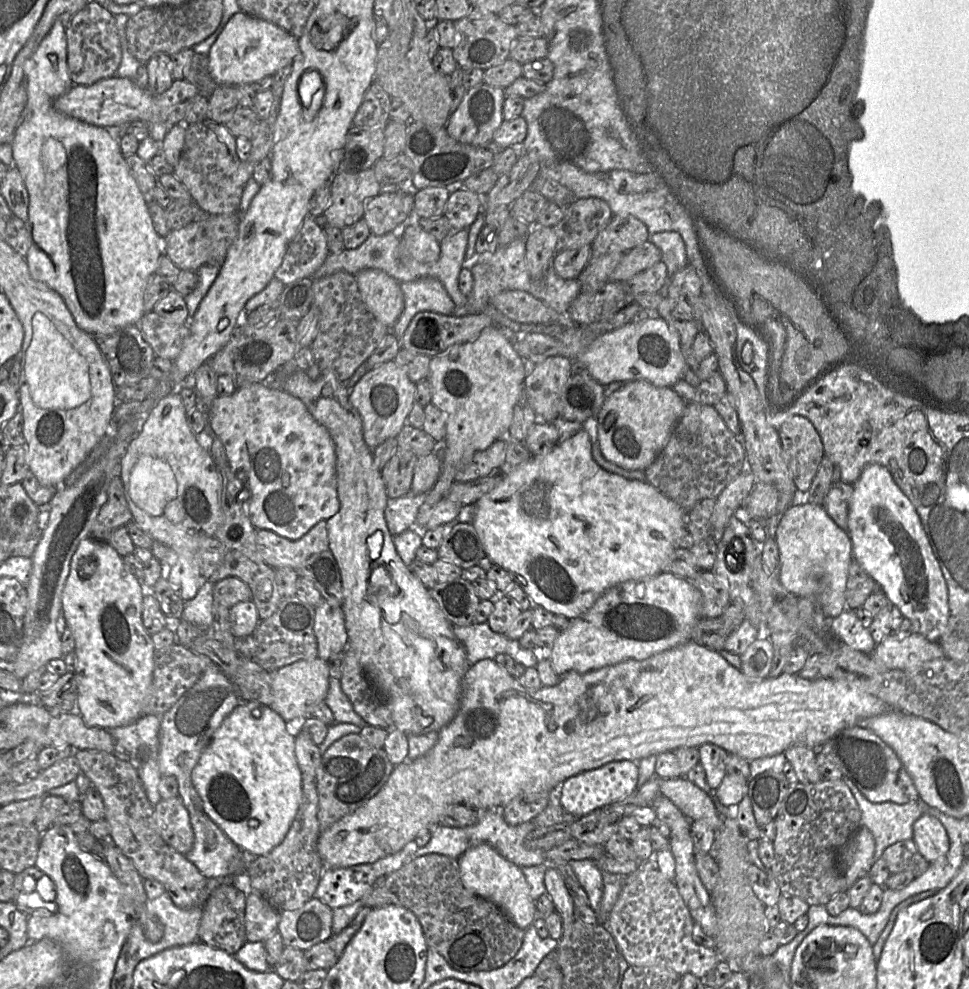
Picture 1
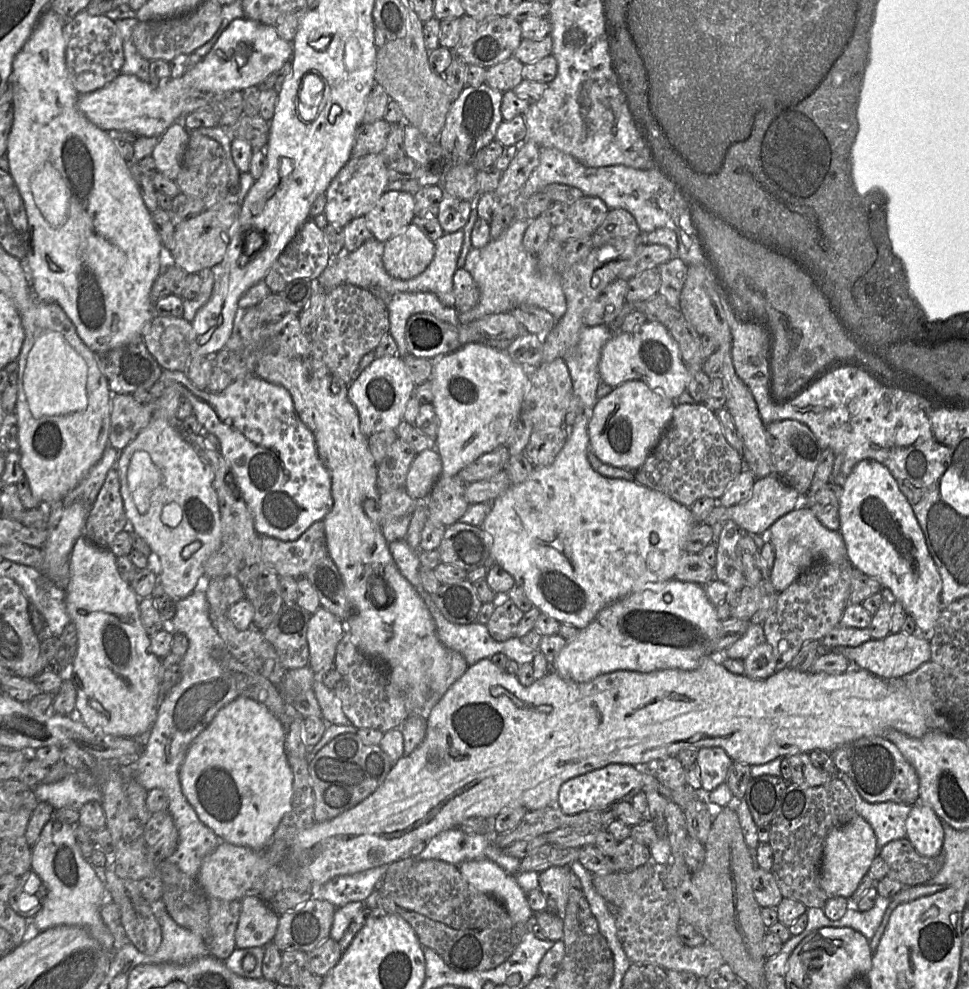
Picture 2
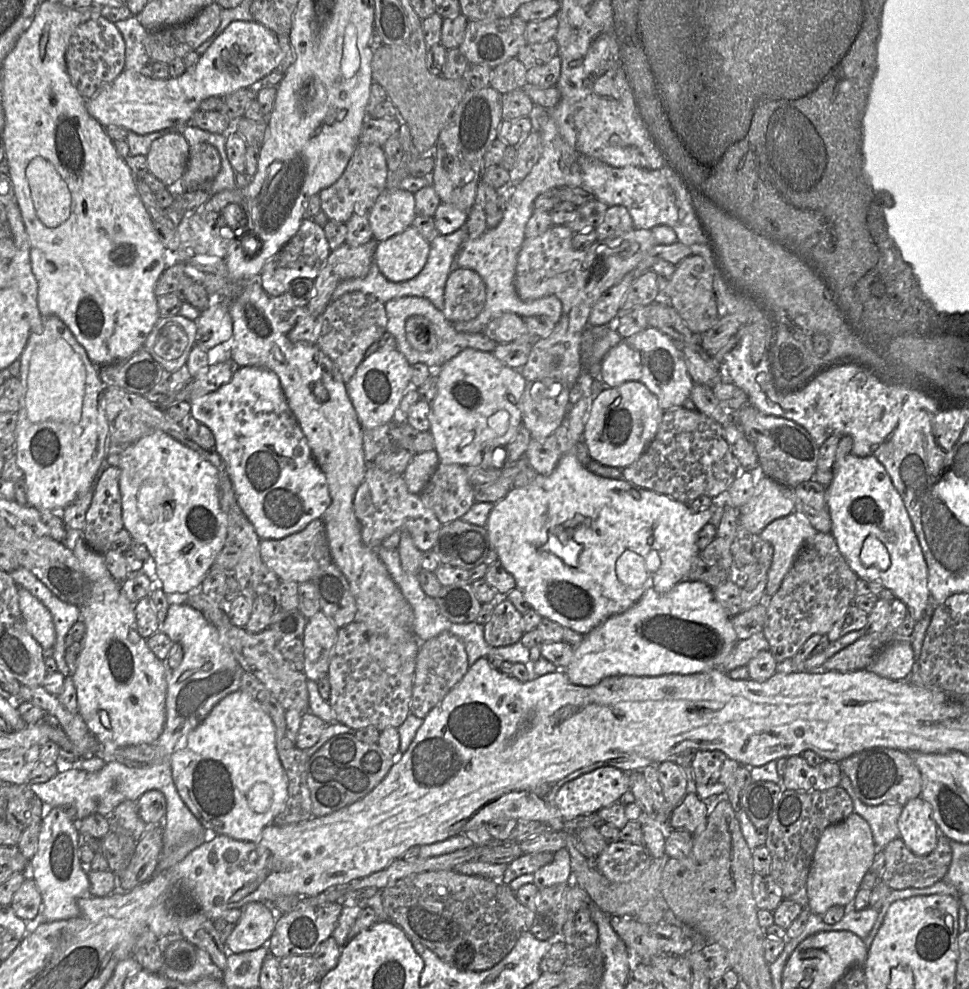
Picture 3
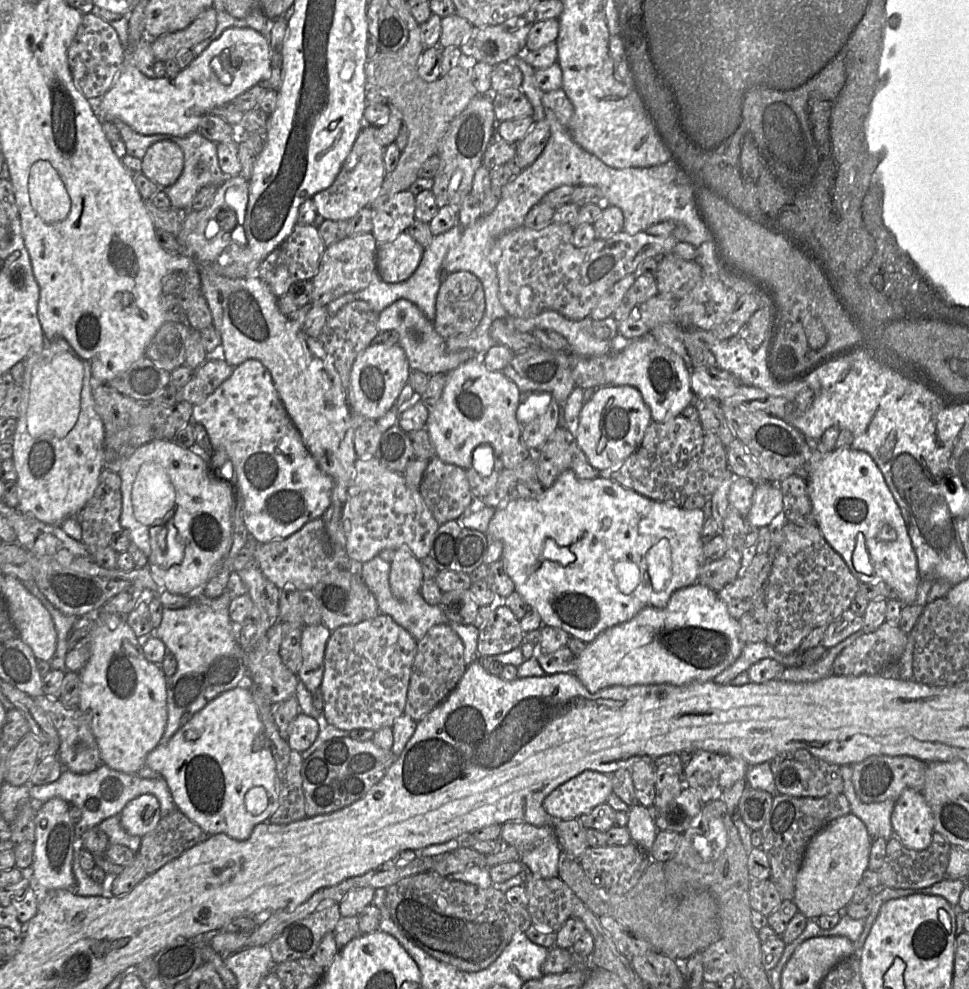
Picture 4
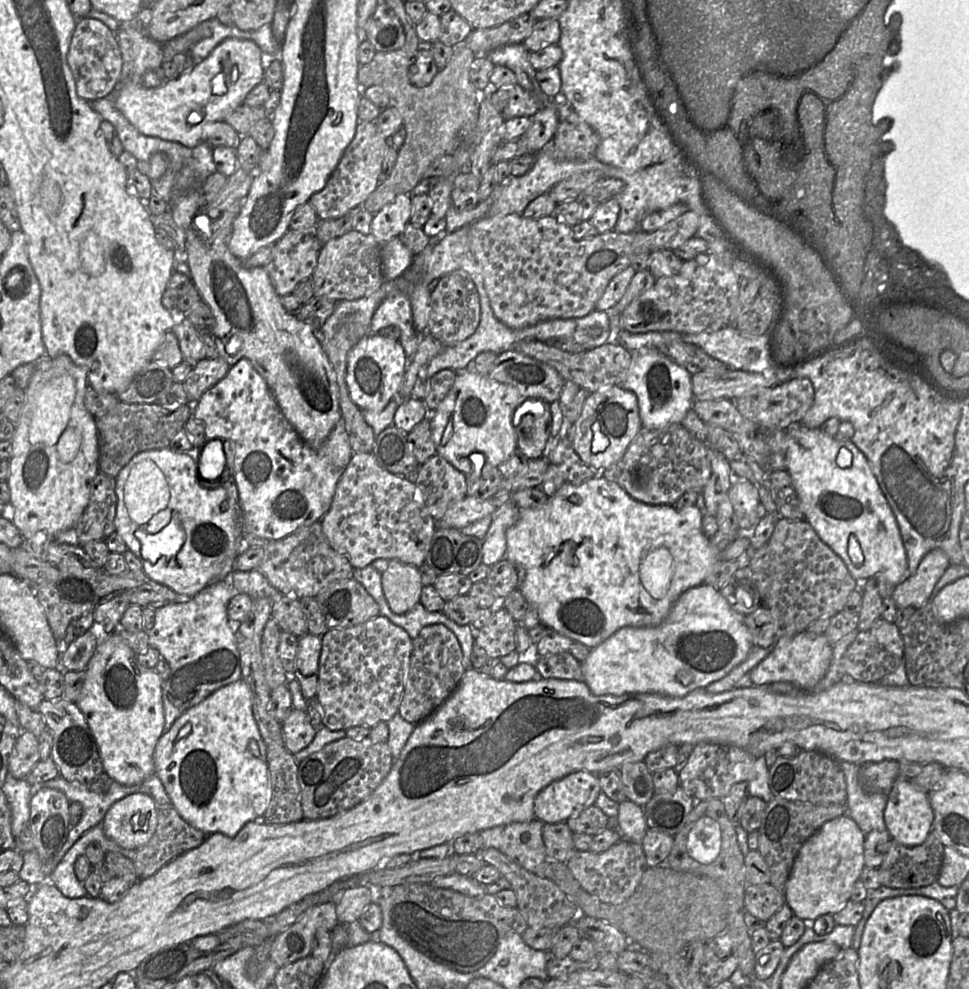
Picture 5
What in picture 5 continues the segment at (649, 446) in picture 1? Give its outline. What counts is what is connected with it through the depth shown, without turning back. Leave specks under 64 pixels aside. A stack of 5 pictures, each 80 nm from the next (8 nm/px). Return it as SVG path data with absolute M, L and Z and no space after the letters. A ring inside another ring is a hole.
M622 386L605 387L592 393L573 425L572 446L581 460L595 471L618 462L642 428L637 396Z

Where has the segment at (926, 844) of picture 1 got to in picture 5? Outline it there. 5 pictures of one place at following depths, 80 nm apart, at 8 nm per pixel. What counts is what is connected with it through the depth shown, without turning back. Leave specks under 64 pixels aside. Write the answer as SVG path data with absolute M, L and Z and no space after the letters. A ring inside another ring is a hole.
M898 777L887 797L884 821L892 839L907 847L922 844L934 820L928 793Z

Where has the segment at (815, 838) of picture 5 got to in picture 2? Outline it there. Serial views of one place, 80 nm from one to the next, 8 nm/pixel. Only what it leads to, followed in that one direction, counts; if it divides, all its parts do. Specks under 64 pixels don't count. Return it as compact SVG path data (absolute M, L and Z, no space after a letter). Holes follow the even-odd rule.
M856 815L849 823L833 829L826 837L821 864L820 885L828 898L841 896L850 899L862 878L868 874L871 864L877 855L877 840L871 825L860 815Z

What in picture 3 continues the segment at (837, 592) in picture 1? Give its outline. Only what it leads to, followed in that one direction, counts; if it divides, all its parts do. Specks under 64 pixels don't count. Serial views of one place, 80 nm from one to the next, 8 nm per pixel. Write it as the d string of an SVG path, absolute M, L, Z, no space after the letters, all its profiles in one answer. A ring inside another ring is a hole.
M793 511L785 517L768 524L755 538L771 543L772 562L768 570L765 594L773 596L780 588L784 578L796 558L818 531L798 512Z

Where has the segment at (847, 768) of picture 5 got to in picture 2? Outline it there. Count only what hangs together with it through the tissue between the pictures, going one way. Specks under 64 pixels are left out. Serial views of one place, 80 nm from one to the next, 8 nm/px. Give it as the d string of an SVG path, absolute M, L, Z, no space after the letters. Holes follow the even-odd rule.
M845 773L837 777L845 784L855 801L858 815L873 828L877 840L877 854L890 841L906 838L906 819L913 805L896 802L869 803L858 793L853 781Z

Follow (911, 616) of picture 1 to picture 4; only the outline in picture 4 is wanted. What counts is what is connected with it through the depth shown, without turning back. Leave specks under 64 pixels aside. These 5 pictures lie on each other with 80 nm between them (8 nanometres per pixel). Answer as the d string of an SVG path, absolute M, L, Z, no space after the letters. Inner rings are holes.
M816 443L812 448L807 471L808 492L816 525L829 545L843 558L851 573L861 583L885 582L903 604L913 604L921 581L917 556L900 507L872 457L852 447L835 448L822 454L817 450Z

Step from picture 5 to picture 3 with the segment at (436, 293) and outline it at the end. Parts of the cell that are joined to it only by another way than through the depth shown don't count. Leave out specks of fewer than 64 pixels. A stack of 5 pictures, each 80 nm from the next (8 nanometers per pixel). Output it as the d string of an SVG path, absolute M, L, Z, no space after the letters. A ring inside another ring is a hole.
M457 268L451 271L444 290L445 318L452 324L477 317L486 302L486 286L473 270Z

